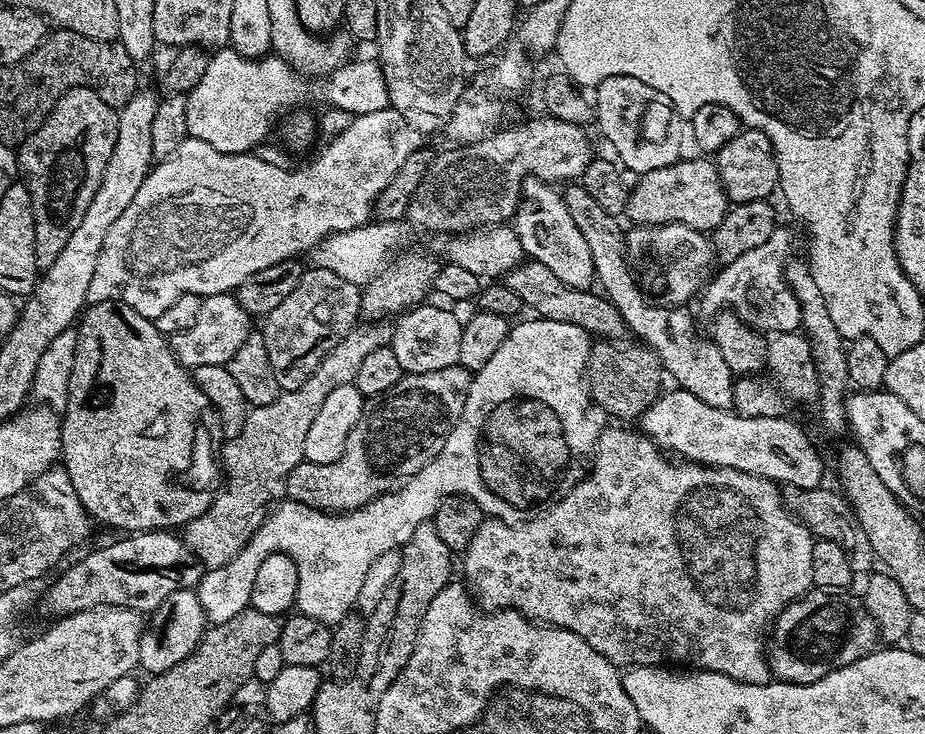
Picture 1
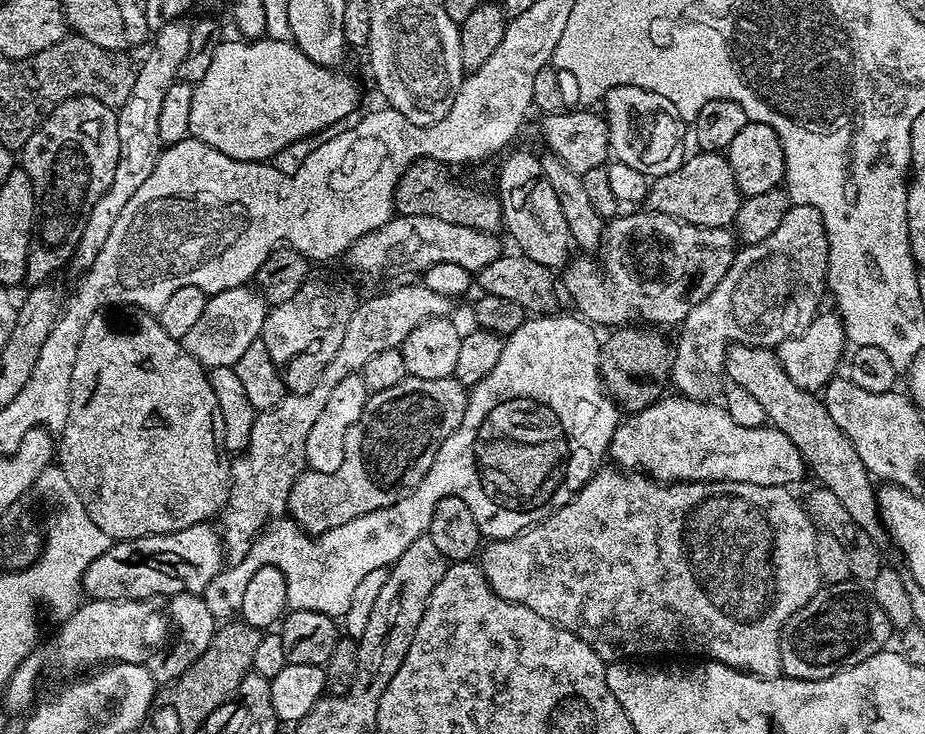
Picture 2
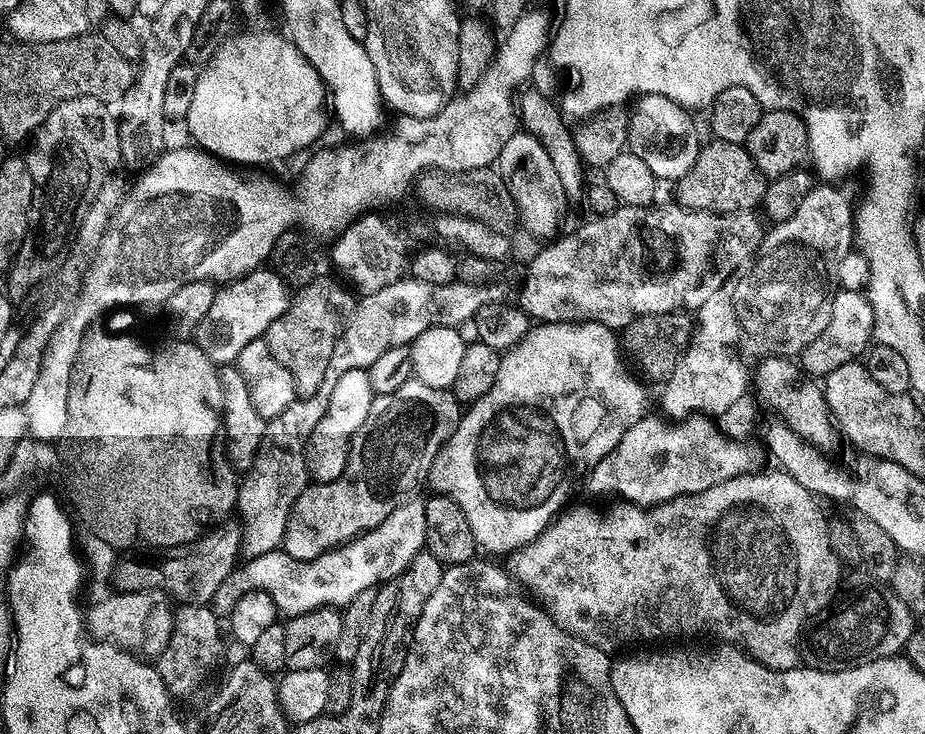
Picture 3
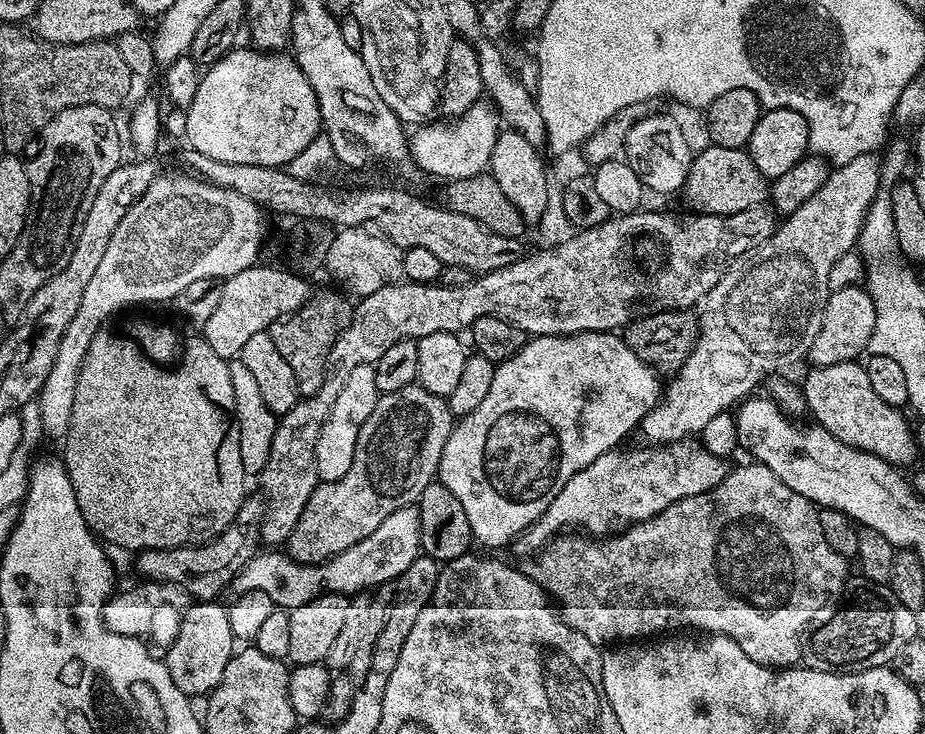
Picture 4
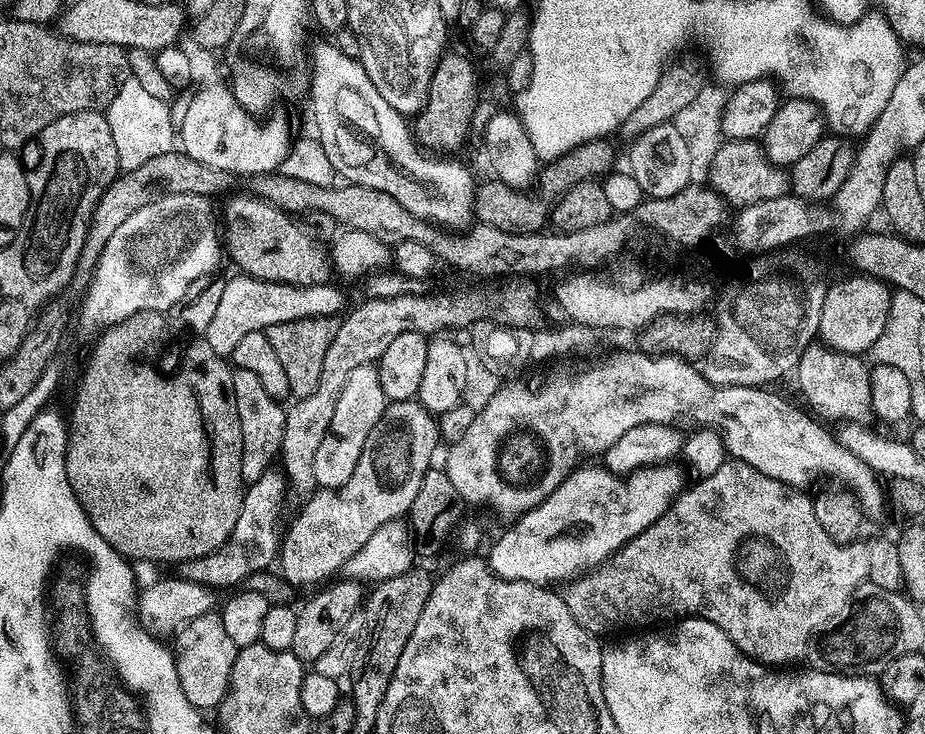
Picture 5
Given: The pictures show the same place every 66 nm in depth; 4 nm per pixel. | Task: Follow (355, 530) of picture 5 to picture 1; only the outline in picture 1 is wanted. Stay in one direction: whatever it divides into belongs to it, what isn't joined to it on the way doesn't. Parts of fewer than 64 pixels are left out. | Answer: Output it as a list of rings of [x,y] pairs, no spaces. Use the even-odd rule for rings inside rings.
[[[459,364],[446,366],[446,370],[404,375],[390,391],[373,396],[365,403],[364,412],[358,418],[354,430],[350,430],[350,438],[346,438],[346,450],[342,450],[342,458],[338,458],[338,462],[315,464],[304,459],[301,464],[294,466],[294,470],[290,470],[290,478],[286,478],[285,497],[311,508],[319,508],[322,512],[335,514],[360,508],[382,493],[399,488],[405,480],[418,474],[426,462],[433,460],[438,450],[442,450],[445,438],[460,421],[472,378],[473,373],[461,368]]]

